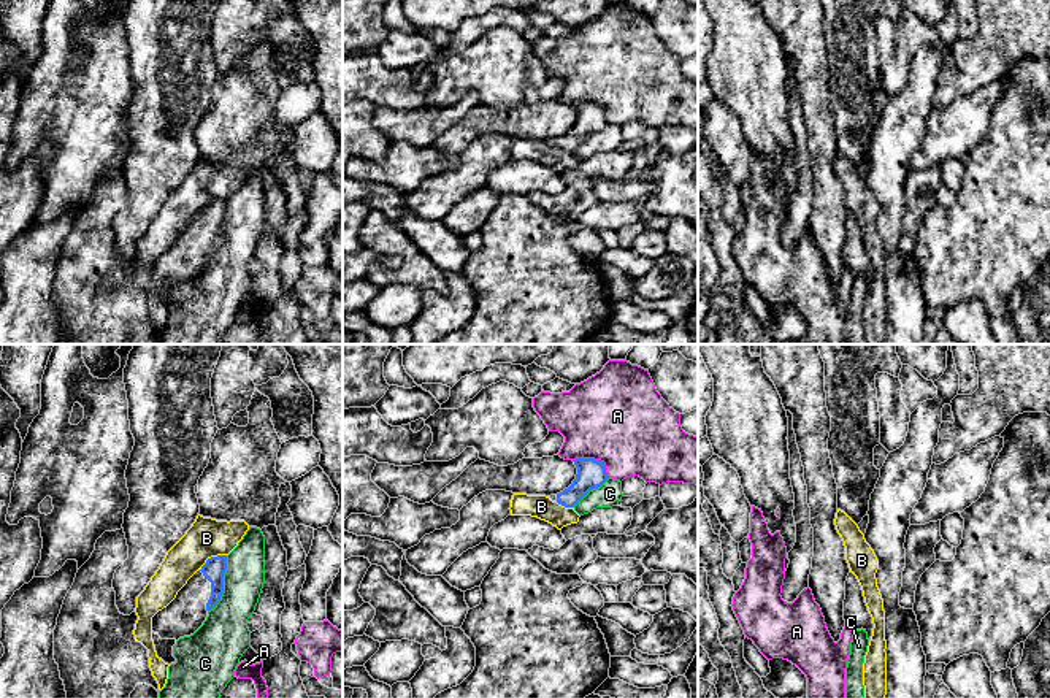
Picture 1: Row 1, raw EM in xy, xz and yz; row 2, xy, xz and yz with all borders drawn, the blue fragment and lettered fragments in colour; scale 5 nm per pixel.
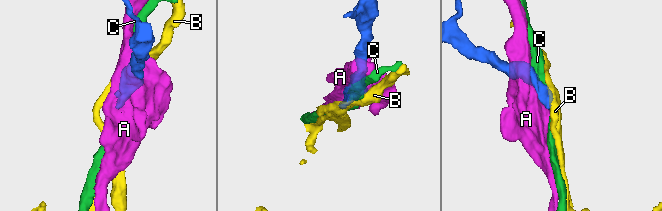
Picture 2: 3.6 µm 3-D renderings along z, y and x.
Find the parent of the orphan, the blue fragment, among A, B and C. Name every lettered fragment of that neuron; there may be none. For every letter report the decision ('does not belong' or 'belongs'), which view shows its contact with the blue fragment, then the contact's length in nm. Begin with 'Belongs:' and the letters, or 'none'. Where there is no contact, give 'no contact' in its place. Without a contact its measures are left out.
Belongs: none
A: does not belong | xz | 220 nm
B: does not belong | xy | 160 nm
C: does not belong | xy | 300 nm

